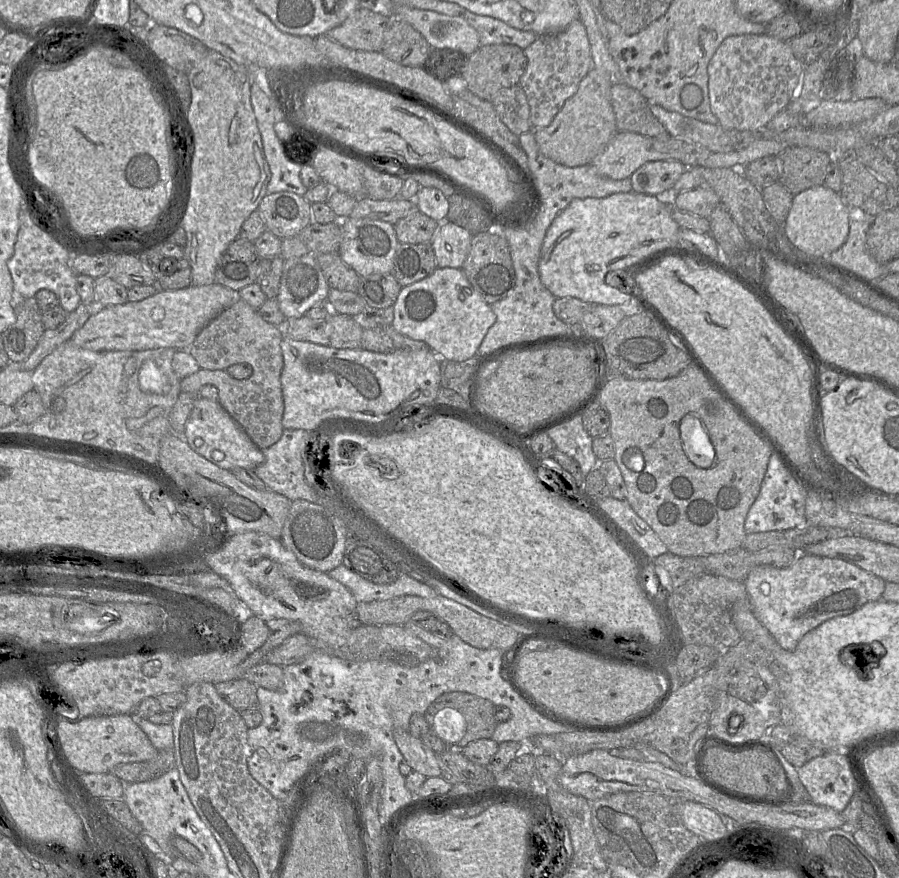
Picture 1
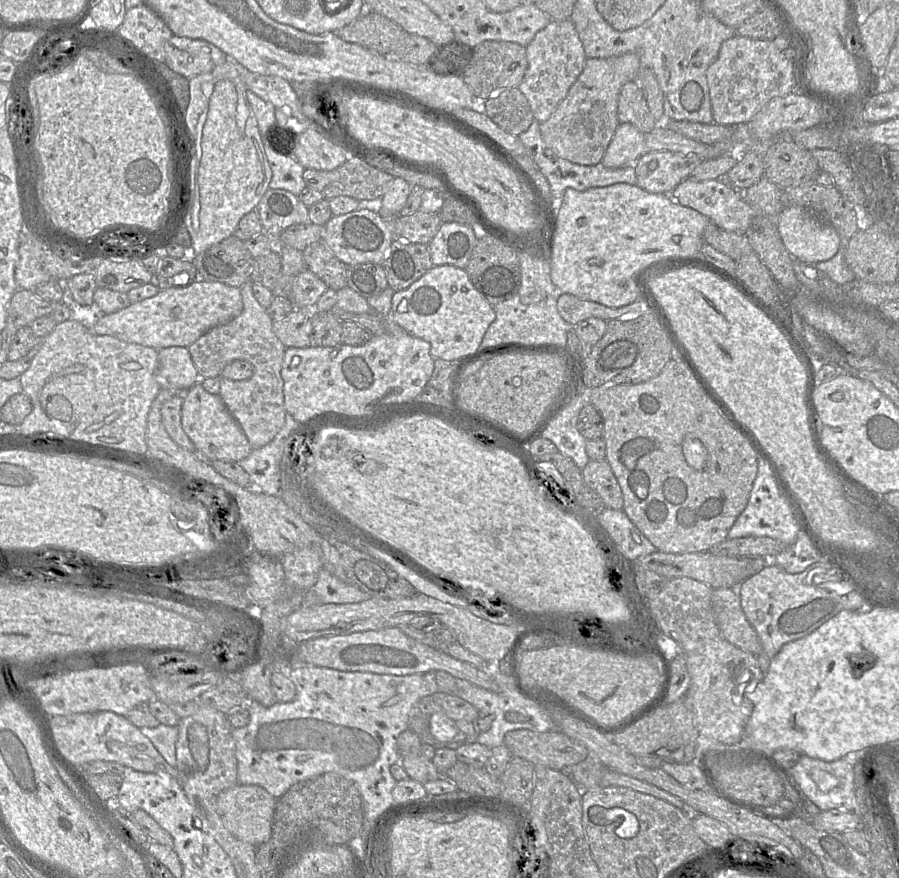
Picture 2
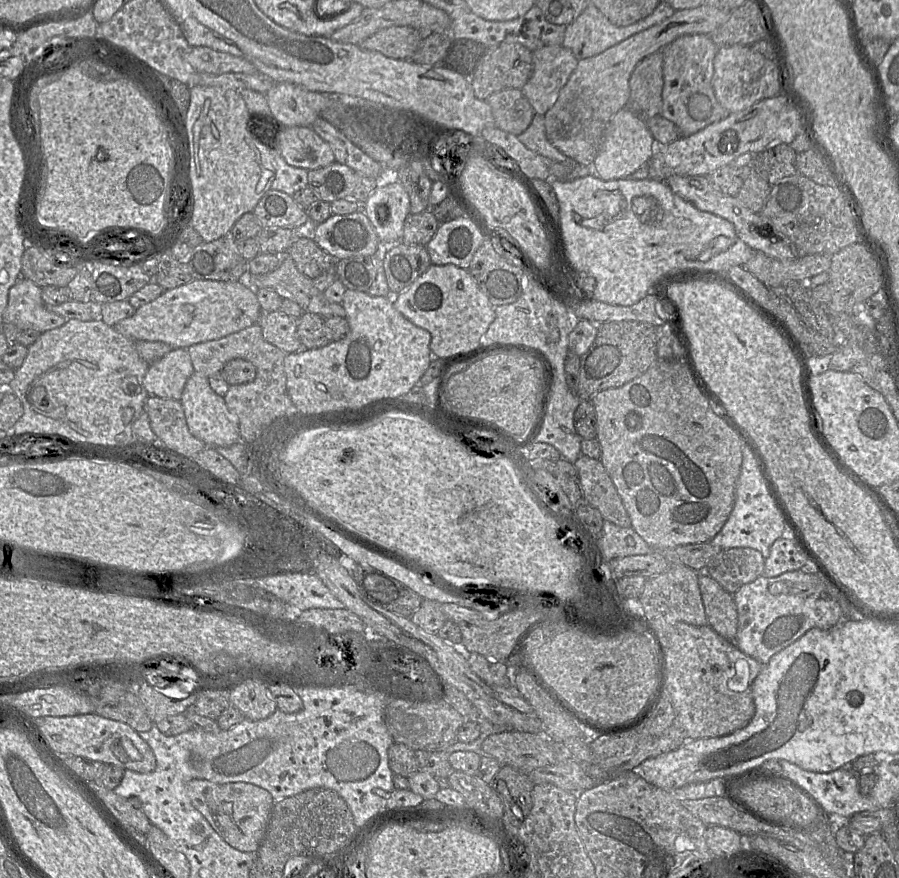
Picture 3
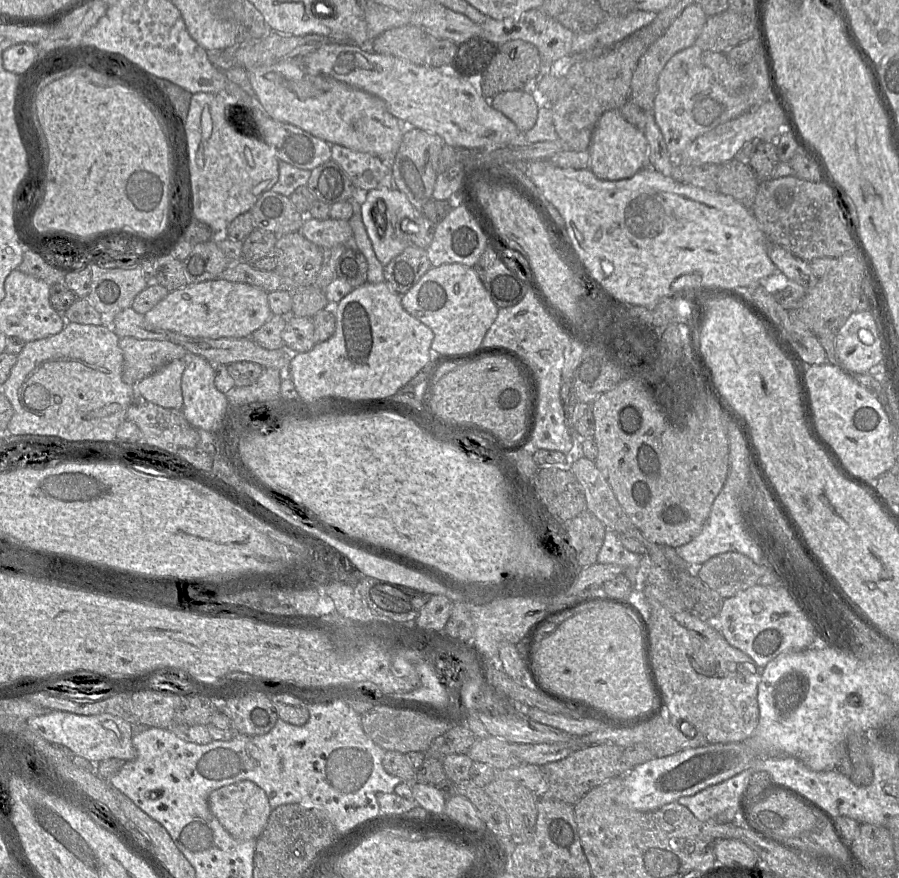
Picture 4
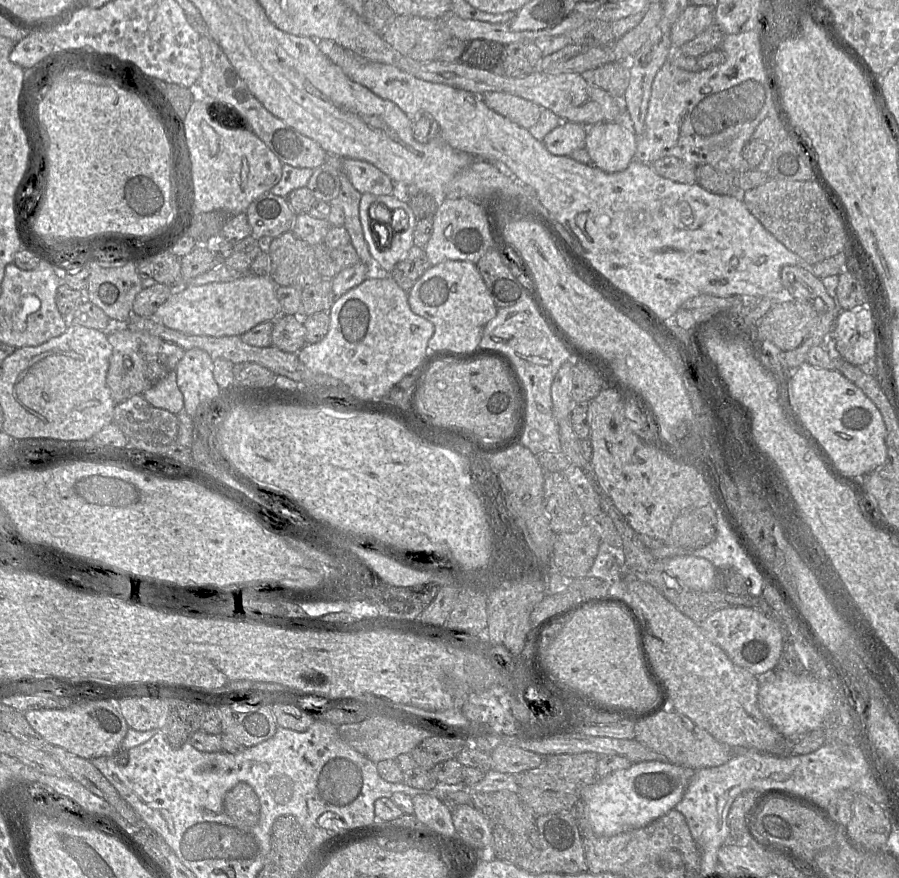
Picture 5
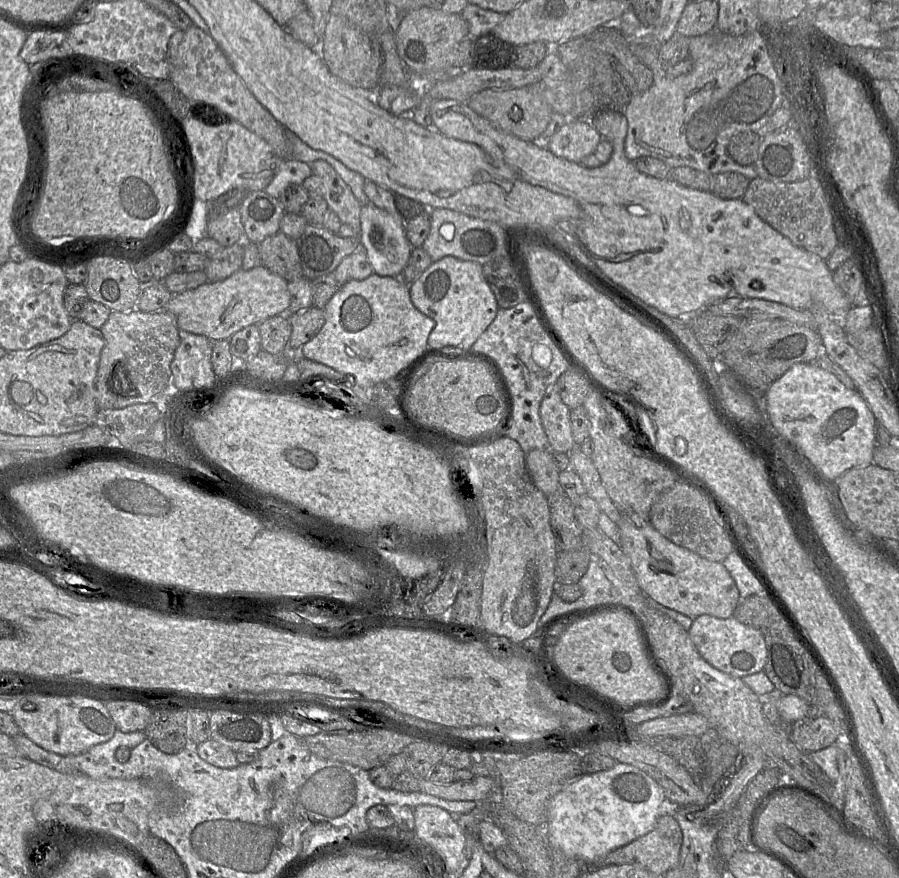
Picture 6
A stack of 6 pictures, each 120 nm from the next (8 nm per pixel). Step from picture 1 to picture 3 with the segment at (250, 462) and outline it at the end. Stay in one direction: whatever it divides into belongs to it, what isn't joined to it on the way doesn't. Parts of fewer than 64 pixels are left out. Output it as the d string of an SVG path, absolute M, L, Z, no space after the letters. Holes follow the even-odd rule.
M194 373L187 380L180 399L190 433L205 443L206 447L229 447L240 440L239 422L231 413L224 397L217 395L209 385L209 377Z

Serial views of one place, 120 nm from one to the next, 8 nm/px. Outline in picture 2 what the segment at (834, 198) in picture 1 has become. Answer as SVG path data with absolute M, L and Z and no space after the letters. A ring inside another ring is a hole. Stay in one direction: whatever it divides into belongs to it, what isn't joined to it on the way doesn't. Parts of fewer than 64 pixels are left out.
M786 205L776 217L776 225L785 247L794 259L817 264L831 259L840 249L841 239L837 231L803 206Z

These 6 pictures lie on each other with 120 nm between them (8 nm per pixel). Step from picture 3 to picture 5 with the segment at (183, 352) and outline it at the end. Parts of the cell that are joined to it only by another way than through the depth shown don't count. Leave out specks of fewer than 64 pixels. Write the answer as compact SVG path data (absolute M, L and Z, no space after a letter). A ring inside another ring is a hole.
M176 371L169 372L162 380L141 394L153 407L174 415L183 412L184 399L177 385Z

